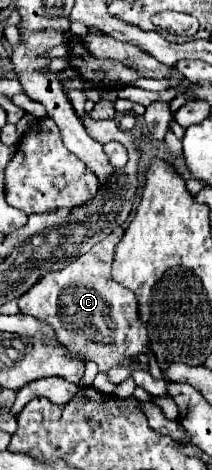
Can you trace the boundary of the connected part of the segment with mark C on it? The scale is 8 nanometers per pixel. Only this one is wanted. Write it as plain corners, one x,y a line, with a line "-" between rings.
118,228
102,242
94,244
90,252
70,262
62,272
44,274
42,280
18,300
18,306
22,314
46,320
46,324
58,332
58,340
62,340
66,348
82,352
82,356
96,362
102,372
118,366
124,358
146,354
150,358
150,374
162,378
160,366
154,356
150,356
146,326
138,318
138,304
128,300
128,290
116,284
110,276
114,248
122,234
124,230

